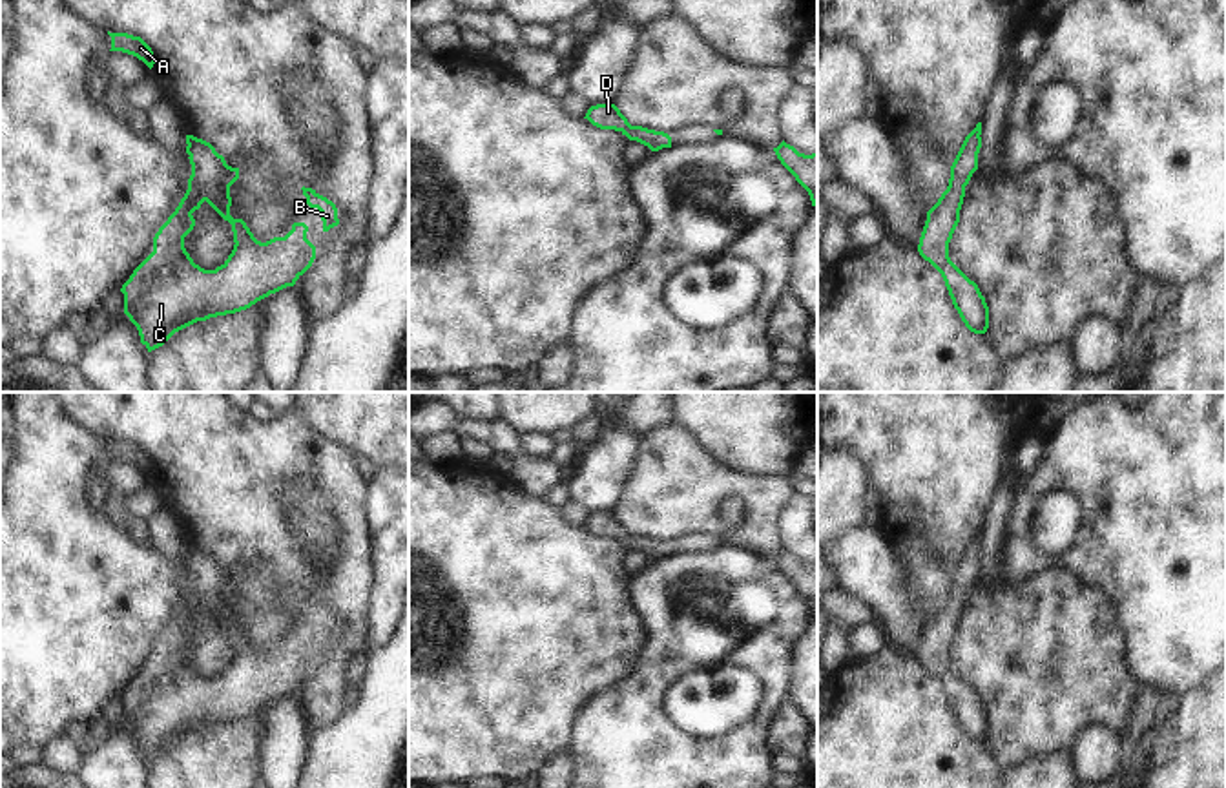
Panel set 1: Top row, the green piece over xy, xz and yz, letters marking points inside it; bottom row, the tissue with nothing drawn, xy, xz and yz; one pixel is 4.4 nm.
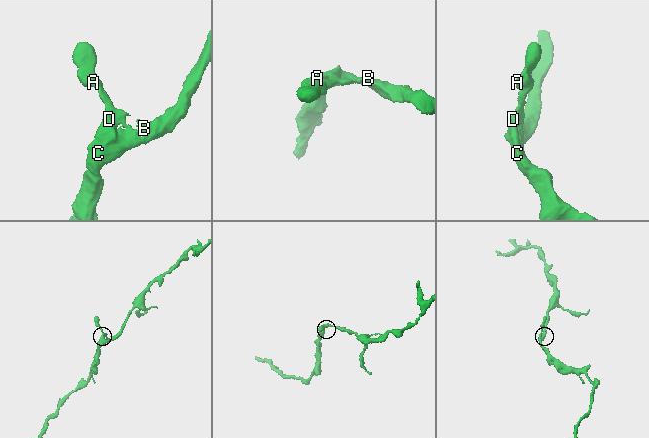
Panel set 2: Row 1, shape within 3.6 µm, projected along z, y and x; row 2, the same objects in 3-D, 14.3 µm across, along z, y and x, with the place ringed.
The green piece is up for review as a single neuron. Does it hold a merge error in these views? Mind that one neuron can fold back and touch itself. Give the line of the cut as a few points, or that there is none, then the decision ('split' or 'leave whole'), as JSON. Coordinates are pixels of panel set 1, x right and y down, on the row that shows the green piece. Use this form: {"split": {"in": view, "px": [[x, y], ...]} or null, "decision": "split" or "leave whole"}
{"split": null, "decision": "leave whole"}

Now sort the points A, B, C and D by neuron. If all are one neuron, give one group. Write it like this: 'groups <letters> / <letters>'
groups A B C D

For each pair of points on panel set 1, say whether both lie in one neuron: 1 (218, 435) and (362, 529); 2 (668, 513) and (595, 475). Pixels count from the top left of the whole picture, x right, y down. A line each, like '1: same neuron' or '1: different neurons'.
1: same neuron
2: different neurons

